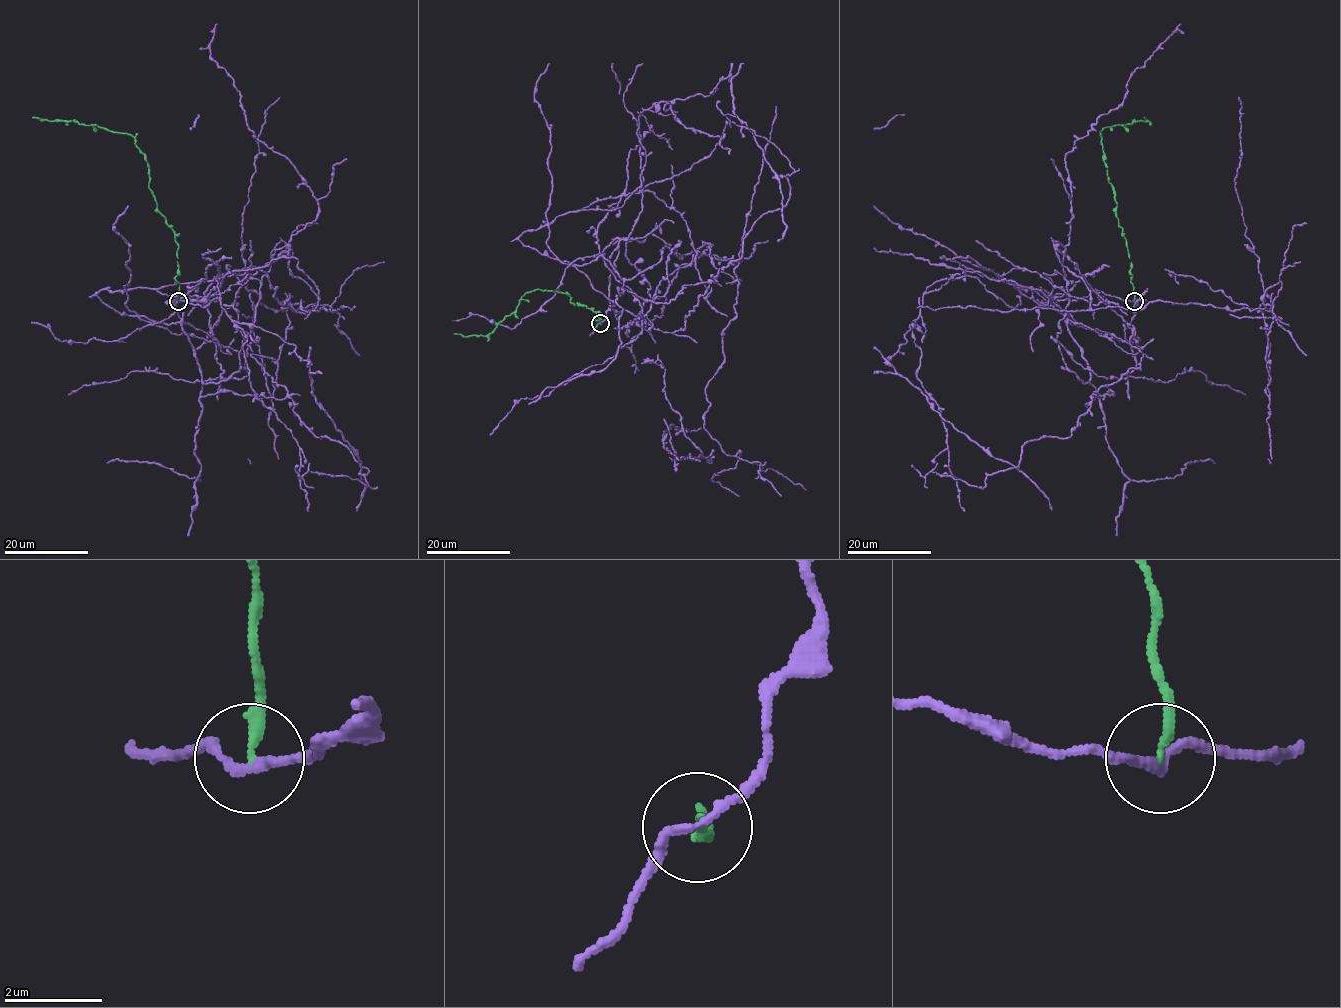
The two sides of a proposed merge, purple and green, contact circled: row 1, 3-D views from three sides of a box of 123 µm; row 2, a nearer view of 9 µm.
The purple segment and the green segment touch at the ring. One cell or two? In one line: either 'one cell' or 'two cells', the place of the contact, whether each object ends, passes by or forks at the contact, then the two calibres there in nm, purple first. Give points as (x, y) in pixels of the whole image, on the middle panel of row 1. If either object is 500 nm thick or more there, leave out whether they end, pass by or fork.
two cells | (600, 323) | purple passes by | green ends | 180/200 nm

